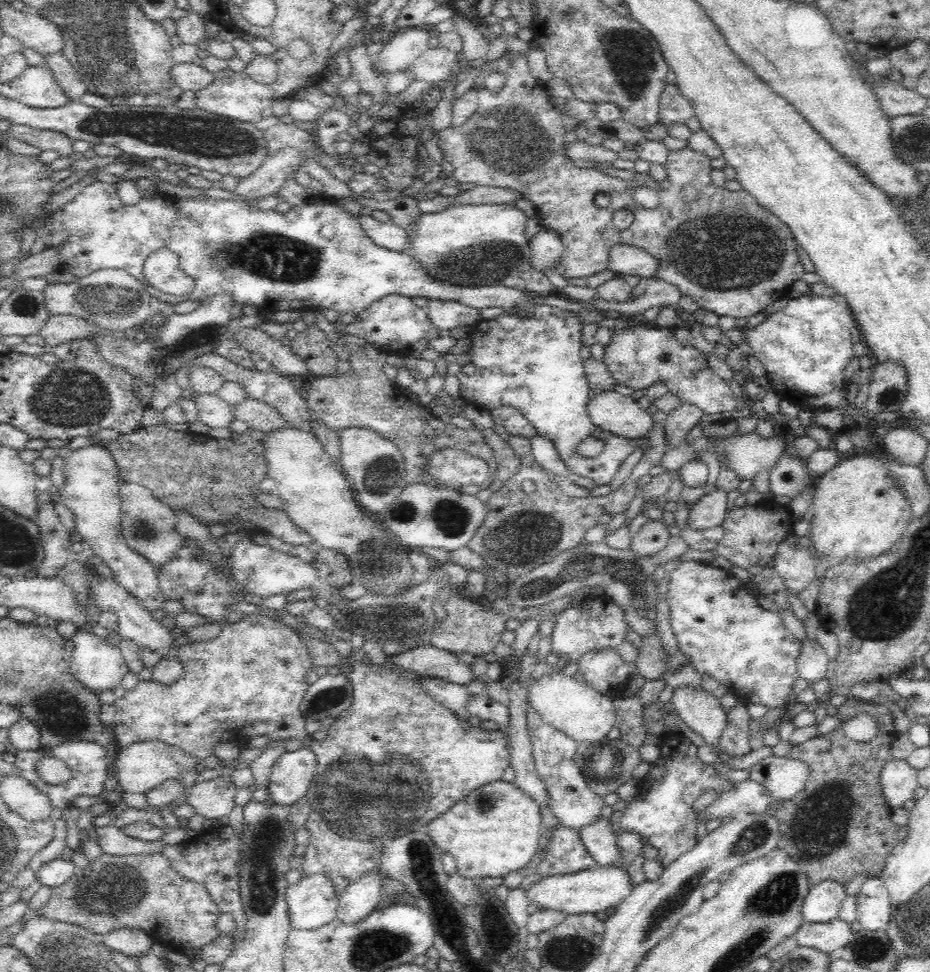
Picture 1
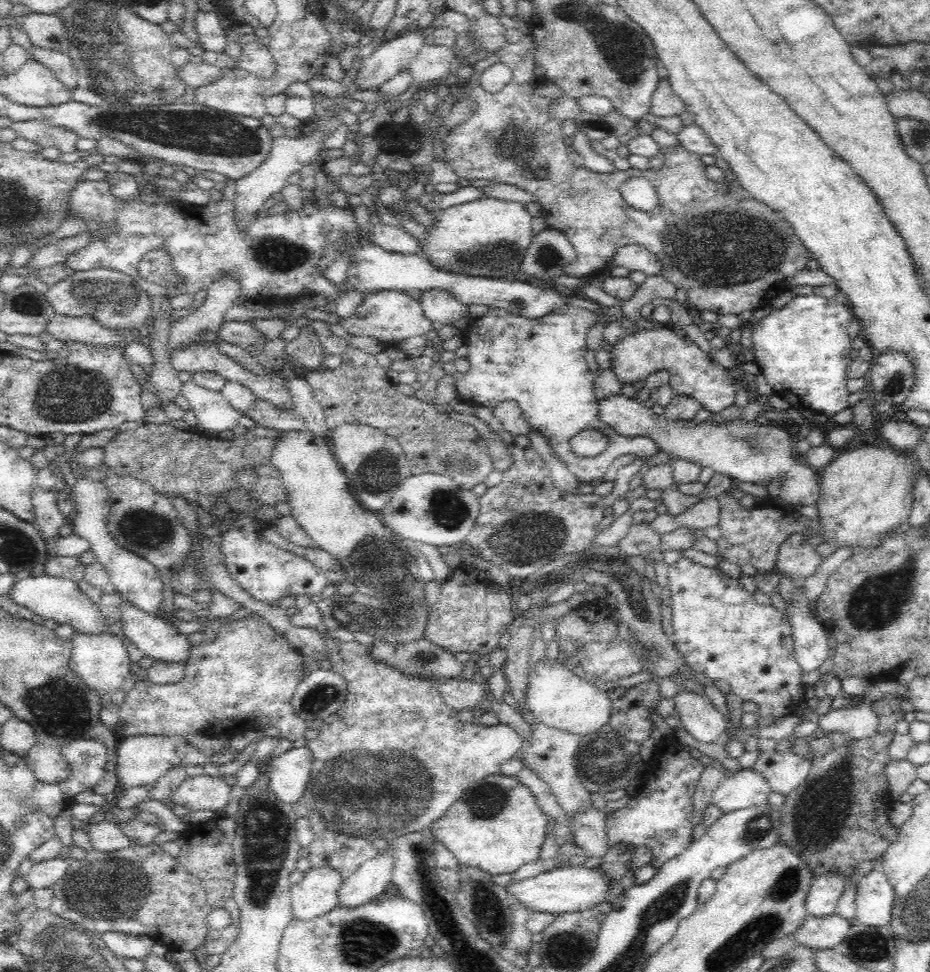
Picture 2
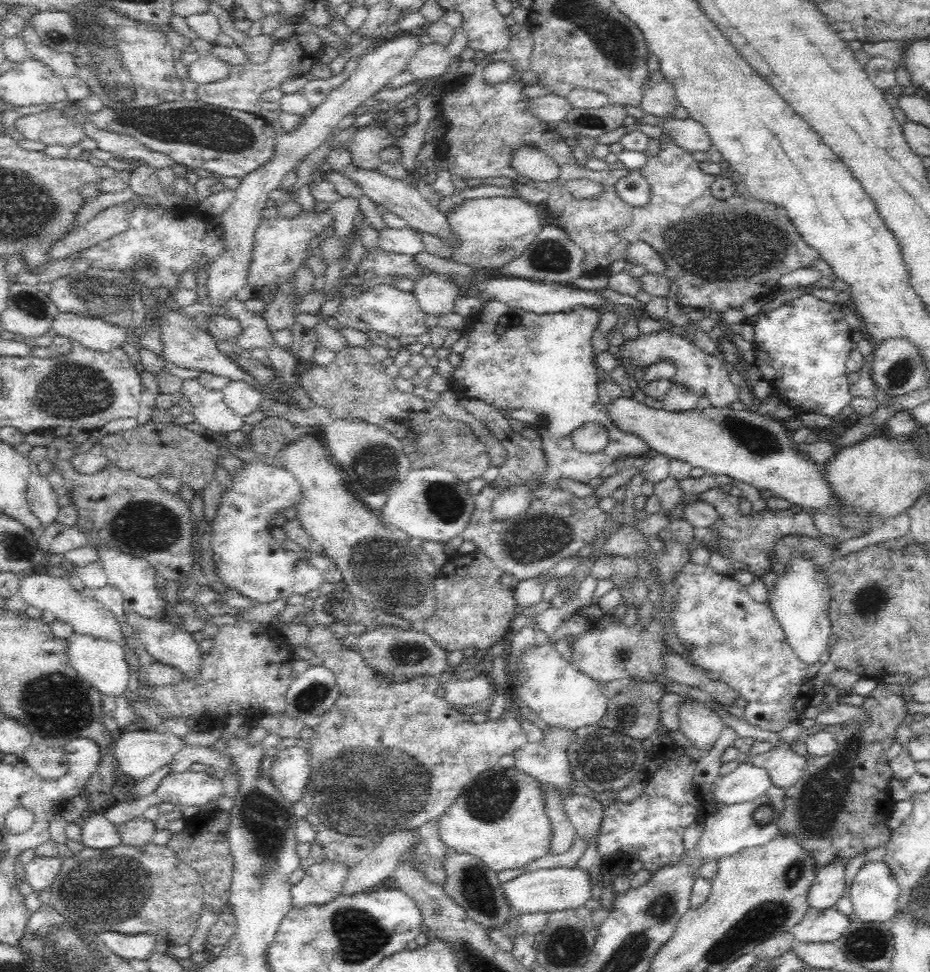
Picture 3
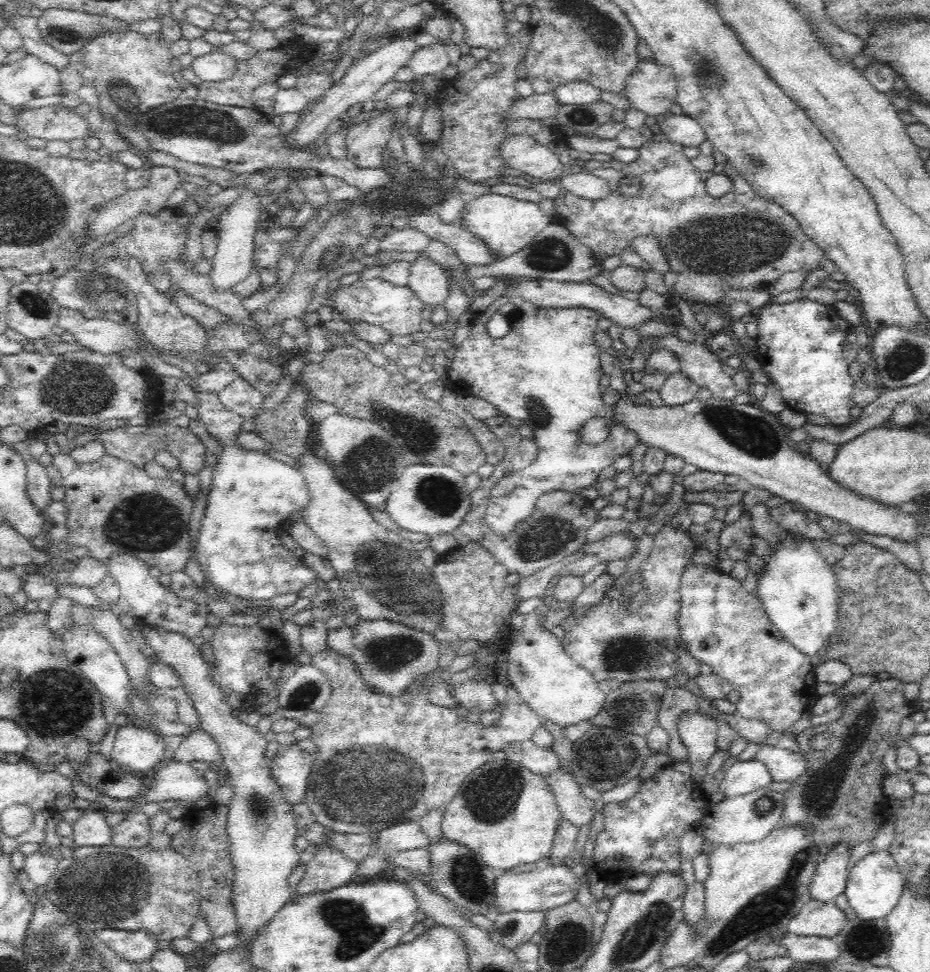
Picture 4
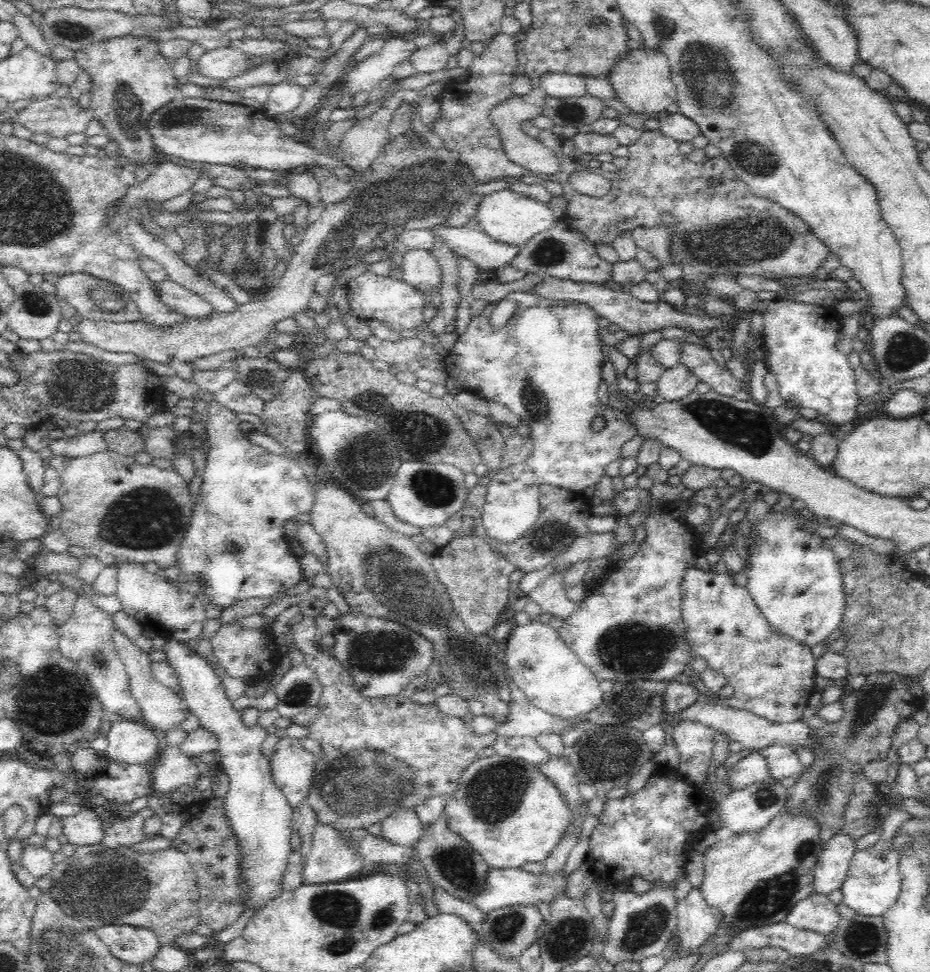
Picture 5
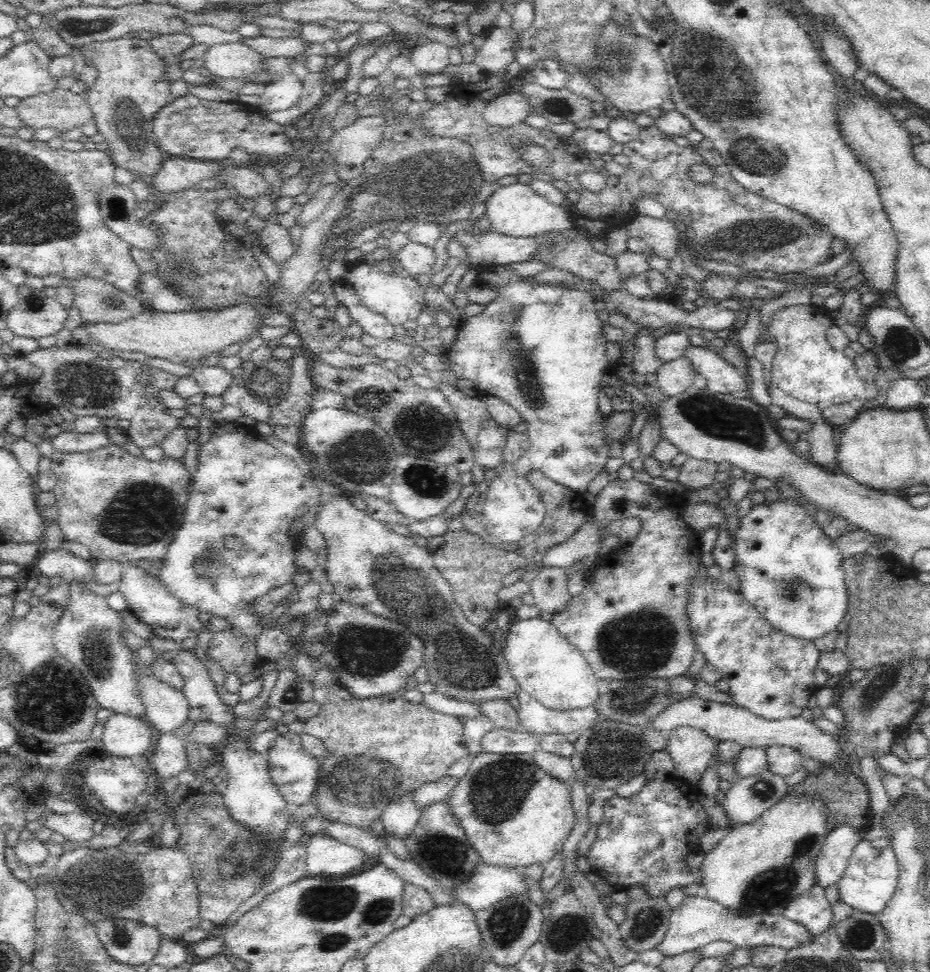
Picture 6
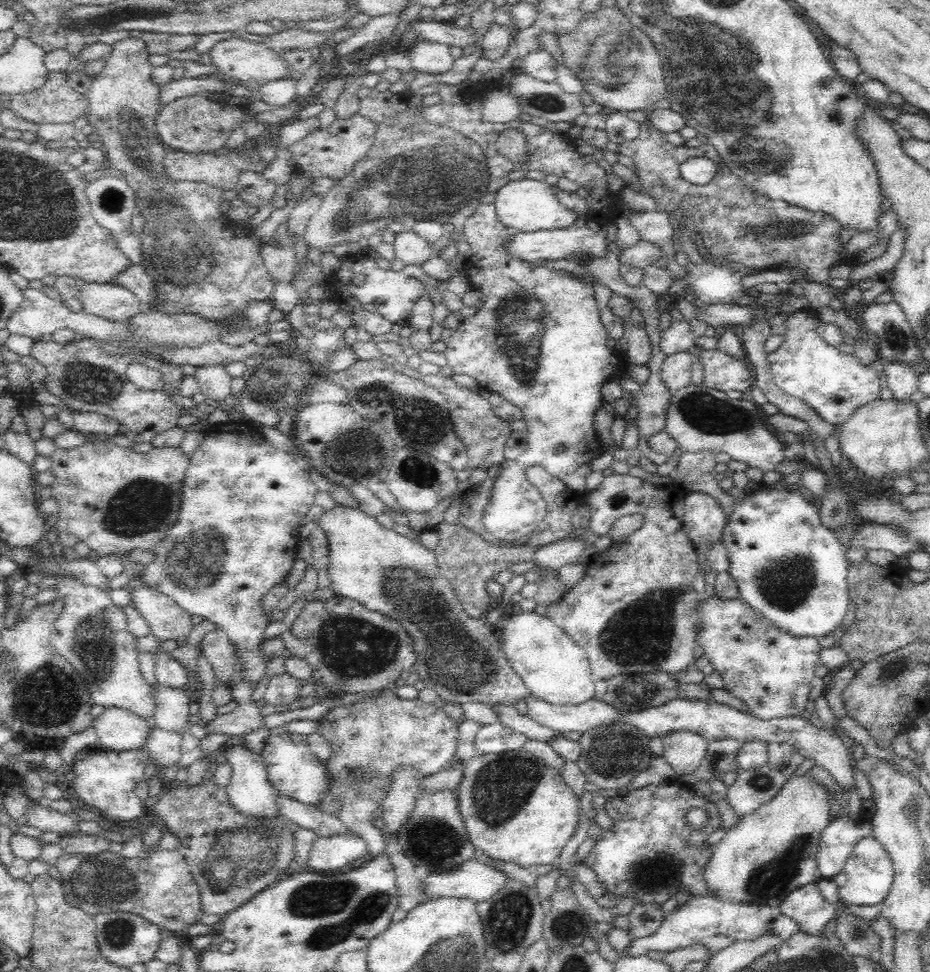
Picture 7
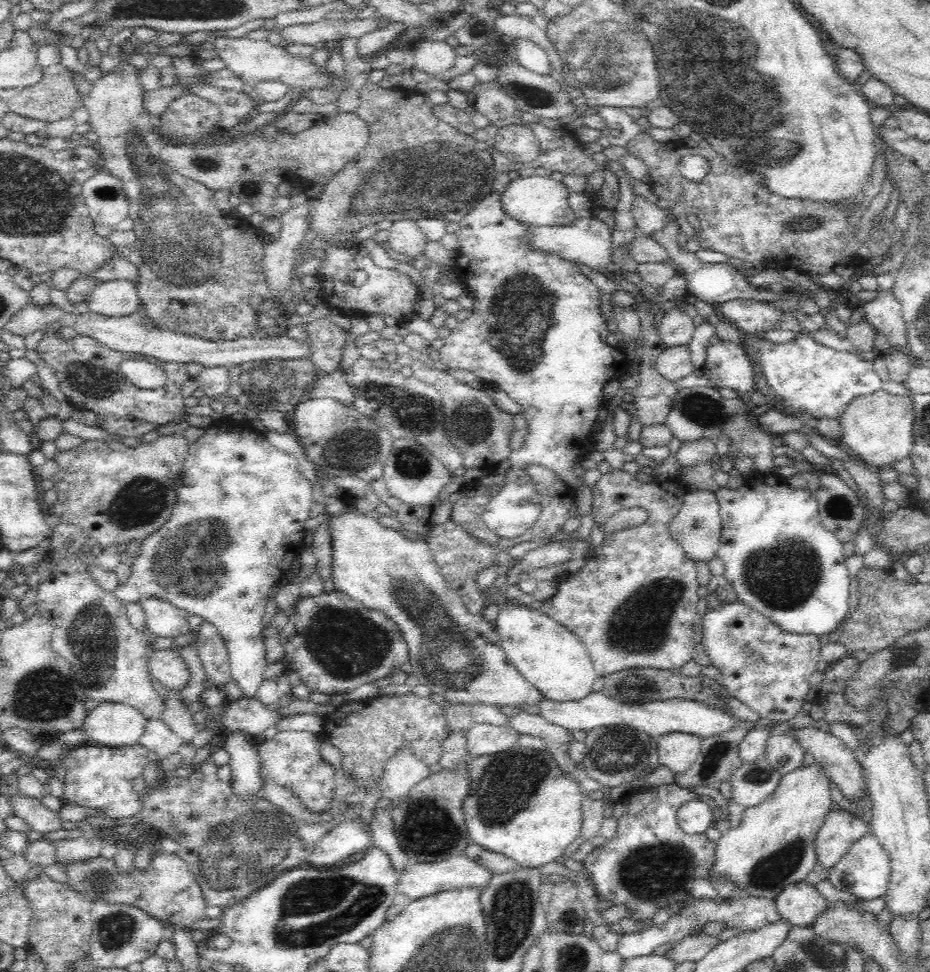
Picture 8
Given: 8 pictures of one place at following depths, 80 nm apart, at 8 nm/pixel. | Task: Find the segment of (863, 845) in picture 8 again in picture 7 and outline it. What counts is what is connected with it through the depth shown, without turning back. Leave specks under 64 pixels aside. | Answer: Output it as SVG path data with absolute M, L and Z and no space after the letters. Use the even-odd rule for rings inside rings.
M872 835L862 838L853 846L844 868L833 878L837 884L839 899L852 907L882 905L893 885L894 863L884 845Z

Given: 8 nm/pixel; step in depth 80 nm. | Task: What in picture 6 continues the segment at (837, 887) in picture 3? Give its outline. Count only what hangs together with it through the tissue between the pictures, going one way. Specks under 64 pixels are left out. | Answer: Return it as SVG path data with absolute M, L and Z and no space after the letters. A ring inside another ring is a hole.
M848 825L837 826L825 838L824 846L815 862L816 884L824 890L838 886L844 876L855 846L862 840L858 833Z

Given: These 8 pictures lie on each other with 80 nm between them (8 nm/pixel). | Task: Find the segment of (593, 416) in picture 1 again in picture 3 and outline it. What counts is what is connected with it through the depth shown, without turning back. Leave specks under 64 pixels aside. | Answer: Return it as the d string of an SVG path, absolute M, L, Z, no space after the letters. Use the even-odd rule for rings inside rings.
M626 396L608 402L606 411L608 411L609 419L619 430L639 436L656 452L671 459L687 462L693 468L706 468L708 474L729 476L732 480L755 486L760 491L771 490L775 496L780 496L791 504L798 504L807 509L822 511L830 508L833 510L835 506L836 499L824 479L822 466L800 457L800 453L794 447L790 431L772 417L762 417L754 411L745 409L734 410L730 407L716 409L712 406L703 410L668 412L664 408L650 408L644 402L640 402L637 397Z

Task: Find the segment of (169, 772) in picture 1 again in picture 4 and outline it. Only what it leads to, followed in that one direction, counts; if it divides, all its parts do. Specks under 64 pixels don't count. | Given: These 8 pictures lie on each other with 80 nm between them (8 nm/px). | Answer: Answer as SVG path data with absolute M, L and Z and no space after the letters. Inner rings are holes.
M130 722L119 727L109 759L120 765L128 774L141 774L154 770L163 763L168 750L167 737Z

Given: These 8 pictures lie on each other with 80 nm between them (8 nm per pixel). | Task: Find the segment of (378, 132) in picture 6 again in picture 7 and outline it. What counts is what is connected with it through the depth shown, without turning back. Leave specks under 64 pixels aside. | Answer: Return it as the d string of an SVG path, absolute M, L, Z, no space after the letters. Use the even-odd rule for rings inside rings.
M356 113L342 120L336 119L328 130L324 132L316 130L314 134L292 144L290 153L294 155L298 170L310 174L311 177L322 178L324 176L341 179L353 172L354 166L369 152L373 141L376 140L376 134L377 123Z

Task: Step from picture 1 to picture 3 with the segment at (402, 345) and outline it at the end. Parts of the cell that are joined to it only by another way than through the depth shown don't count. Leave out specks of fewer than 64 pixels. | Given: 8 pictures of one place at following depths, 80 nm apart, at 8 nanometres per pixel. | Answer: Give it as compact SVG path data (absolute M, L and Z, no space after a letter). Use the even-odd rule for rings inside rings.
M380 284L364 294L357 294L356 288L346 286L342 294L346 295L346 300L339 306L335 318L343 328L352 328L367 334L369 331L378 332L398 339L402 336L420 336L428 329L426 315L419 307L415 296L412 293L403 292L396 286Z

